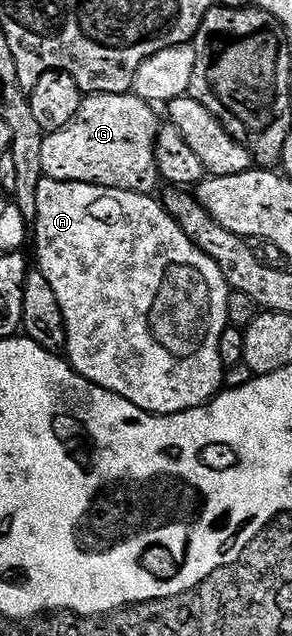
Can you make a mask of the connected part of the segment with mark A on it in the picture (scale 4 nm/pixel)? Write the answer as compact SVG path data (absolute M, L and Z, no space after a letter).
M44 177L37 188L37 220L33 225L33 246L35 254L39 257L37 268L49 280L53 293L57 295L57 304L61 304L61 312L65 316L67 329L66 361L70 362L80 376L129 400L129 404L137 404L150 414L180 414L210 402L216 394L220 393L225 382L225 367L221 360L219 345L221 336L227 325L227 295L229 287L221 268L217 268L215 261L201 248L193 244L189 236L173 220L162 201L156 200L151 194L138 194L132 190L118 190L94 186L84 182L58 182L52 178Z

